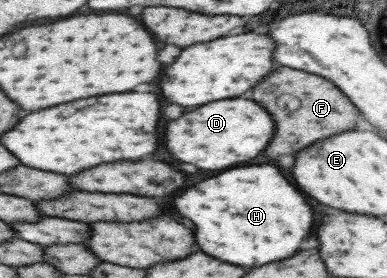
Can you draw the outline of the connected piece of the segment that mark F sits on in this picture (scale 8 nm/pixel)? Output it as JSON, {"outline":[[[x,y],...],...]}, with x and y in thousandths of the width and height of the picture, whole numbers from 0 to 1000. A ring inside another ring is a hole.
{"outline":[[[713,237],[711,255],[690,284],[680,284],[669,306],[659,306],[659,320],[649,320],[643,356],[685,385],[711,435],[711,478],[700,493],[700,514],[680,543],[685,565],[705,572],[726,558],[757,558],[798,529],[804,514],[917,460],[922,435],[935,435],[920,381],[902,371],[902,356],[853,291],[742,237]]]}

